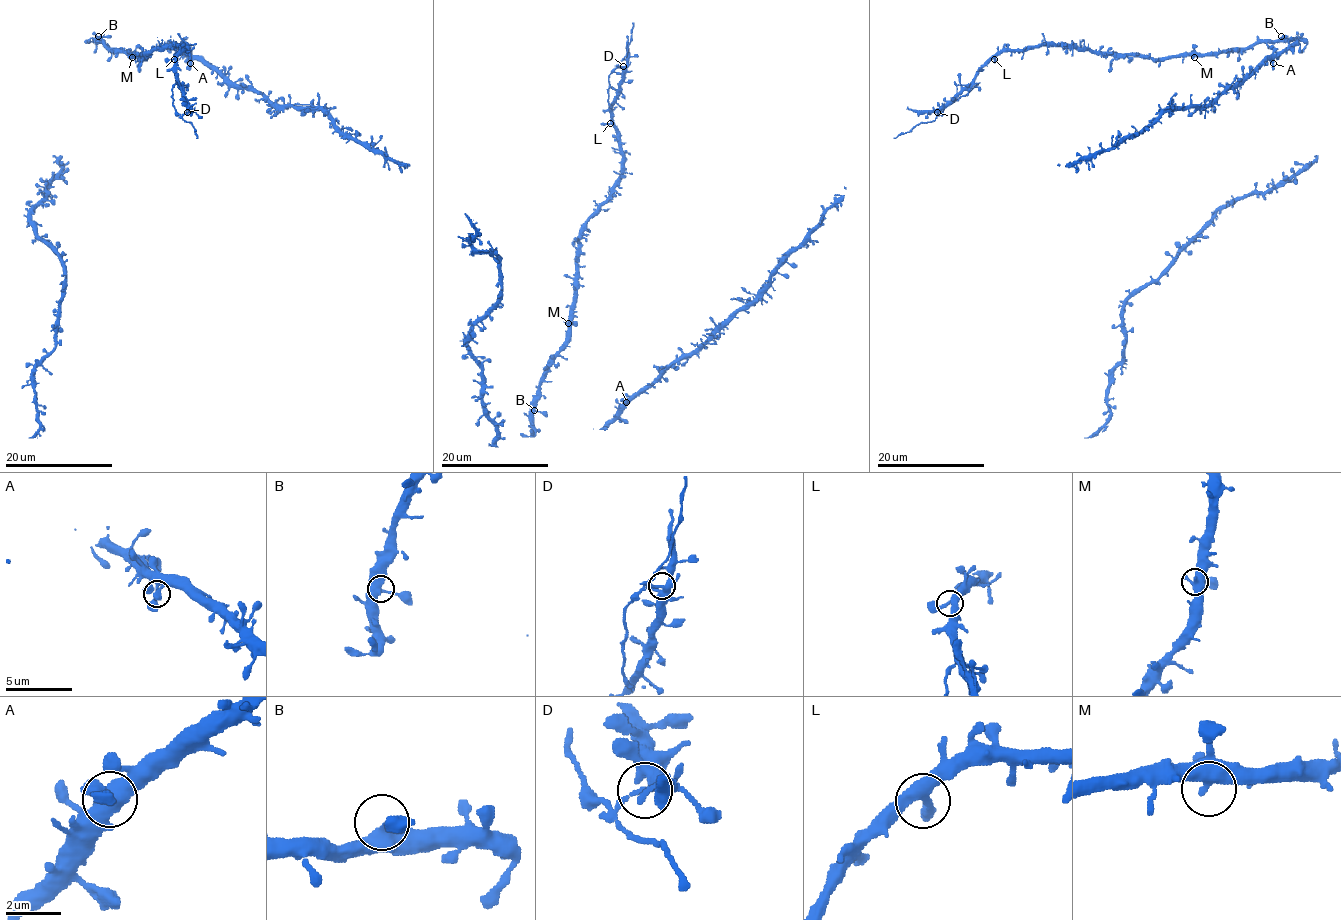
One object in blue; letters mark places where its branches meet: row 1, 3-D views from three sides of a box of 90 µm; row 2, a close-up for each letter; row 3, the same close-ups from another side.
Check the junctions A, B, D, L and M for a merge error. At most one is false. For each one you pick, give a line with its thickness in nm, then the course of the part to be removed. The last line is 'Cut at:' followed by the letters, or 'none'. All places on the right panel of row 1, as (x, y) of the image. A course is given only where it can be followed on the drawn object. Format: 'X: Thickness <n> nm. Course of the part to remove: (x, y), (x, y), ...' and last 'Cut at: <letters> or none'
D: Thickness 360 nm. Course of the part to remove: (937, 112), (940, 114), (948, 104), (964, 96), (979, 81)
Cut at: D

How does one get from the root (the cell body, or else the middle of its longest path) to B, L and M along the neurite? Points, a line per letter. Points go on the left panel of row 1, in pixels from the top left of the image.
B: (93, 52), (98, 36)
L: (93, 52), (97, 40), (108, 49), (120, 49), (139, 59), (152, 49), (184, 45), (174, 59)
M: (93, 52), (98, 40), (108, 49), (120, 49), (132, 57)

